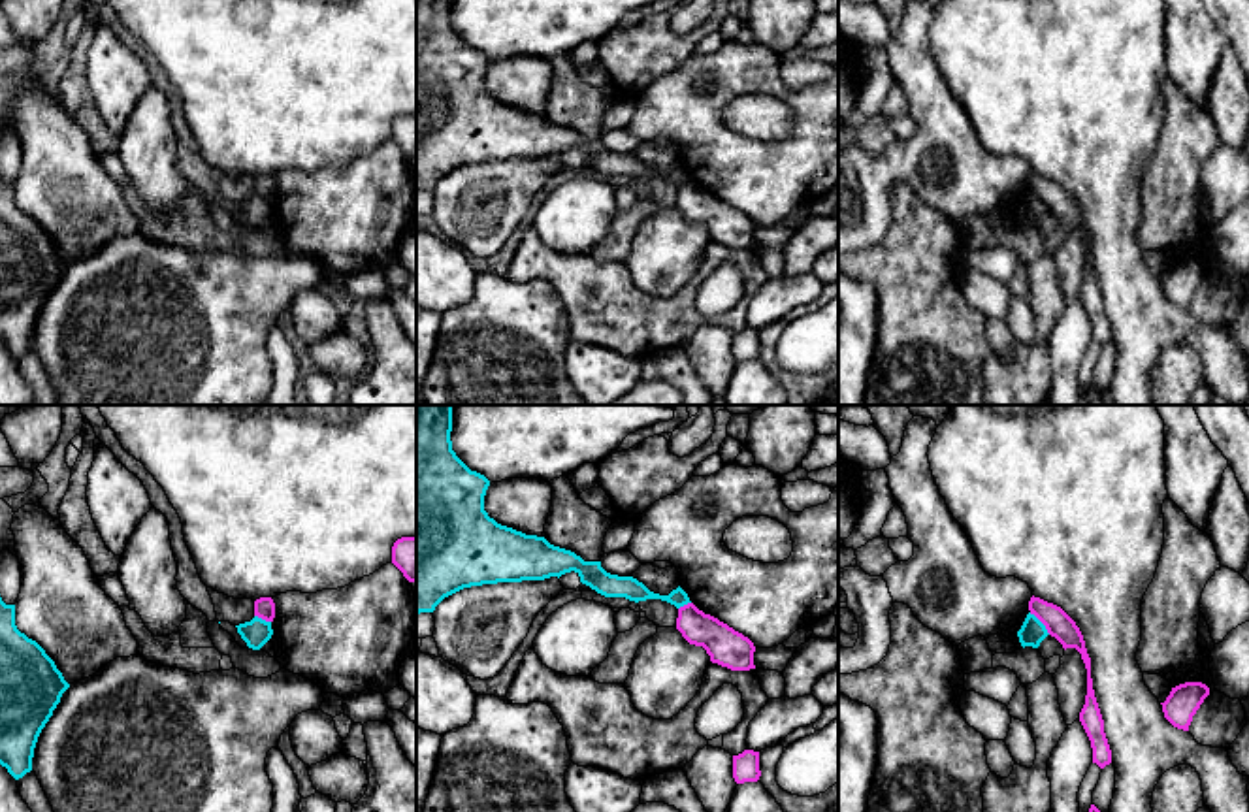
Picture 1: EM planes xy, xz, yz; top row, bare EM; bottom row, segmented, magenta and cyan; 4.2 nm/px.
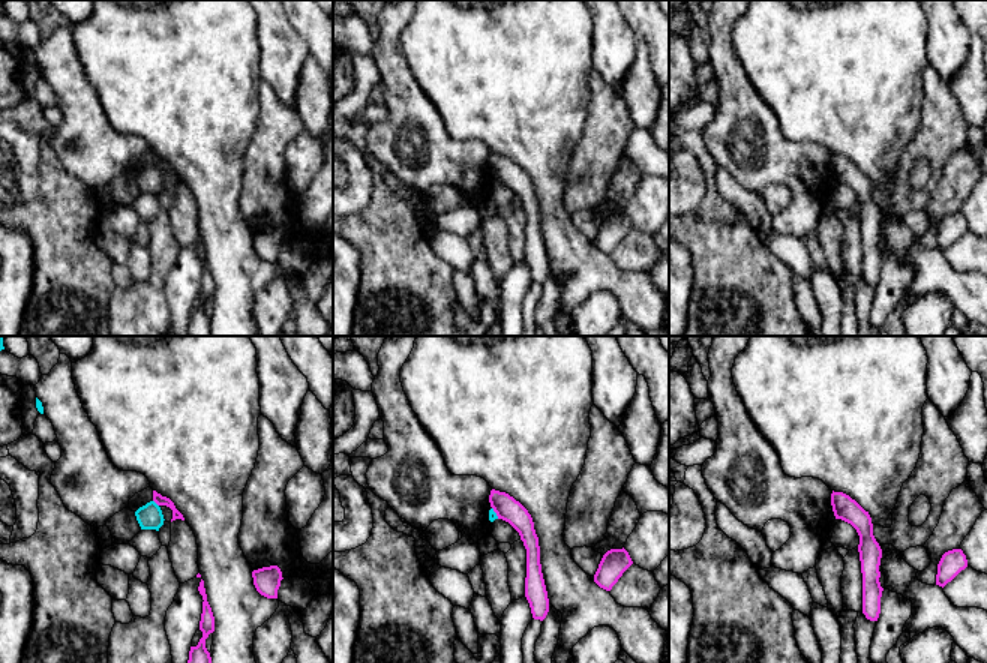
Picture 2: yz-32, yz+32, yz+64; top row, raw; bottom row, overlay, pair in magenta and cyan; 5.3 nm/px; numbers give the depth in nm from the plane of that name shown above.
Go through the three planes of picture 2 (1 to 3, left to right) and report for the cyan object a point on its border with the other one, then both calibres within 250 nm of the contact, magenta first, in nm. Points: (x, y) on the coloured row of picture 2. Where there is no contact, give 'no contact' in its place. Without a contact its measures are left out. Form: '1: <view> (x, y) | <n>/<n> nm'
1: yz-32 (155, 501) | 60/140 nm
2: yz+32 (495, 512) | 130/50 nm
3: no contact

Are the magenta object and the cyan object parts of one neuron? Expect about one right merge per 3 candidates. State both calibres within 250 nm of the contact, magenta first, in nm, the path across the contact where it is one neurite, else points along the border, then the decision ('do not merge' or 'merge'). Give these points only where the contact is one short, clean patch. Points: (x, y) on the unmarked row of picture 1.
110 nm thick on the magenta side, 110 nm on the other; border along yz (1029, 191), (1050, 211); do not merge

